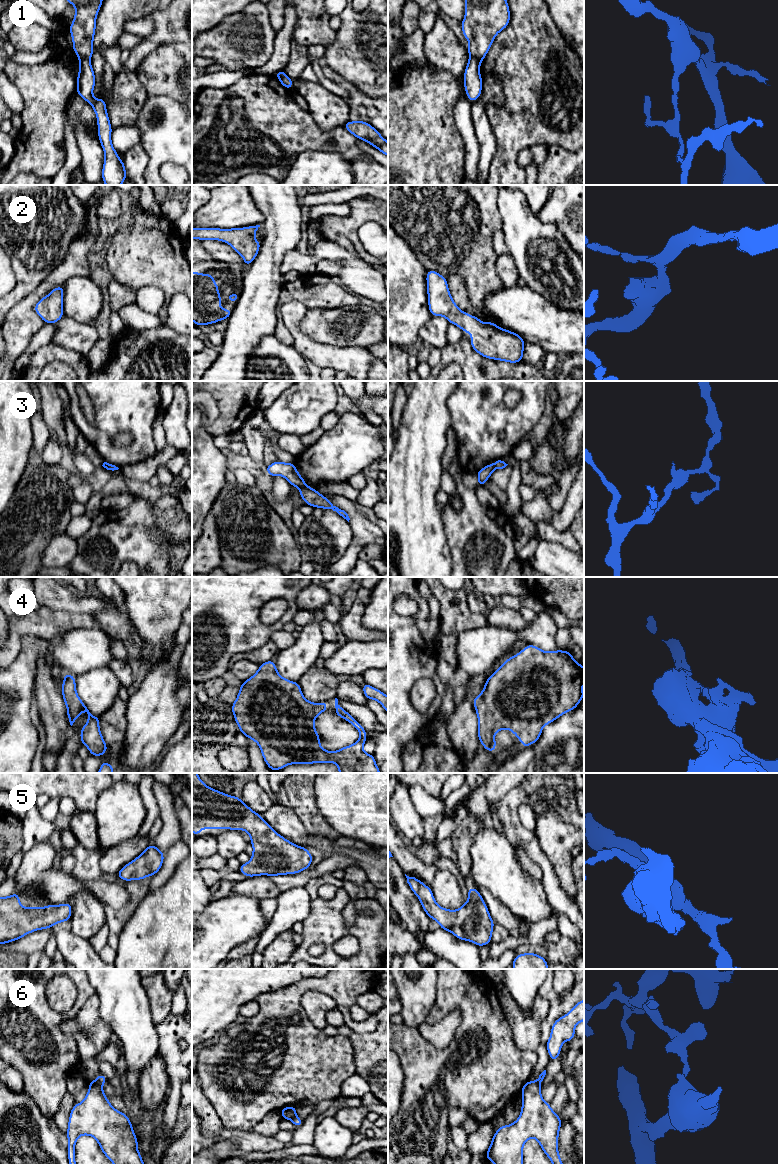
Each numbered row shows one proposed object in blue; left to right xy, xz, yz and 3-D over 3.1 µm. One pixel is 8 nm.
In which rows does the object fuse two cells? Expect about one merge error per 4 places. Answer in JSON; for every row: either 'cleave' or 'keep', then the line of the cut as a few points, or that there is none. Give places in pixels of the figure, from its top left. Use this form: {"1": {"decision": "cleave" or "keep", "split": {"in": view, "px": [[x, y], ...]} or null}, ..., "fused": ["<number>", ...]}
{"1": {"decision": "cleave", "split": {"in": "xy", "px": [[79, 57], [85, 57], [89, 60]]}}, "2": {"decision": "keep", "split": null}, "3": {"decision": "cleave", "split": {"in": "xz", "px": [[306, 486], [300, 488]]}}, "4": {"decision": "keep", "split": null}, "5": {"decision": "keep", "split": null}, "6": {"decision": "cleave", "split": {"in": "xy", "px": [[94, 1081], [101, 1086]]}}, "fused": ["1", "3", "6"]}

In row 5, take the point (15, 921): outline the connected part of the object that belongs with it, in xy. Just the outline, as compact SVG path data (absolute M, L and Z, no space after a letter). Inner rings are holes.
M18 893L0 897L0 946L16 941L31 932L52 928L57 923L69 921L71 912L71 903L49 904L46 907L21 907Z

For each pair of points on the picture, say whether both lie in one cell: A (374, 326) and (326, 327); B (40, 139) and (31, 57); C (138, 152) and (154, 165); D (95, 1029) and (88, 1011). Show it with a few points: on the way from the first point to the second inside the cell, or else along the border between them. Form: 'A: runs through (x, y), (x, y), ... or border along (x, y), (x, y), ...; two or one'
A: runs through (362, 327), (338, 327); one
B: border along (54, 56), (32, 65), (20, 65), (10, 61); two
C: border along (139, 143), (148, 156), (148, 163), (143, 174); two
D: runs through (91, 1025), (88, 1022), (88, 1015); one

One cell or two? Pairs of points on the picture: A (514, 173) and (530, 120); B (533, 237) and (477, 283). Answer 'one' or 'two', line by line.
A: one
B: two

